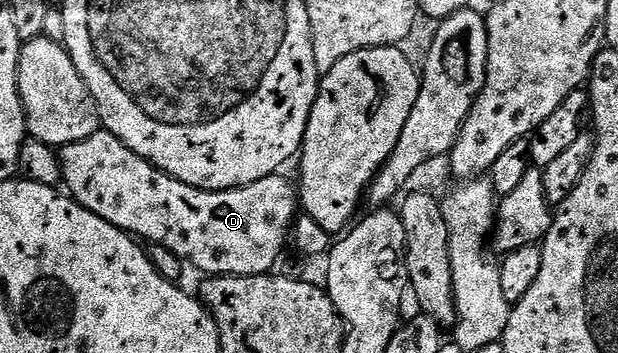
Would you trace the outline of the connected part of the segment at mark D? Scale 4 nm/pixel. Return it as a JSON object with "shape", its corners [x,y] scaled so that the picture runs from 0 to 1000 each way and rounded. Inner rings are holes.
{"shape":[[[168,365],[157,368],[134,399],[121,399],[97,419],[95,448],[104,538],[128,581],[154,603],[154,615],[167,615],[167,626],[186,637],[194,654],[207,654],[236,691],[249,688],[301,734],[309,754],[333,768],[330,776],[338,785],[437,776],[447,759],[442,754],[461,688],[464,700],[464,669],[484,609],[482,533],[476,521],[472,530],[460,507],[460,493],[435,496],[398,530],[379,530],[374,541],[330,541],[278,507],[256,473],[246,473],[231,445],[206,422],[193,388]]]}

